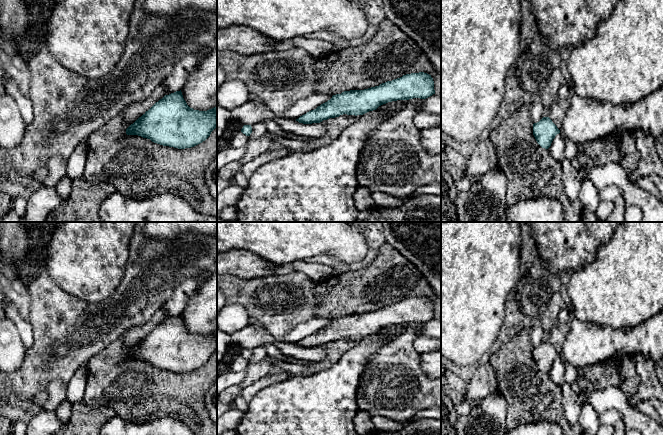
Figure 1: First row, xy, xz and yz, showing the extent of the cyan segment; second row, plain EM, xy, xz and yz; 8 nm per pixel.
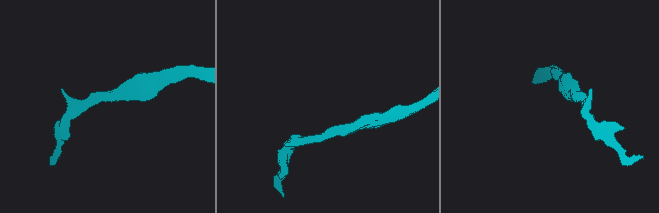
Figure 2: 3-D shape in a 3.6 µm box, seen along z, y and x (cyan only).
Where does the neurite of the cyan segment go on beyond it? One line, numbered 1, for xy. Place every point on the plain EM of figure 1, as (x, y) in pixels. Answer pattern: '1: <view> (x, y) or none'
1: none

